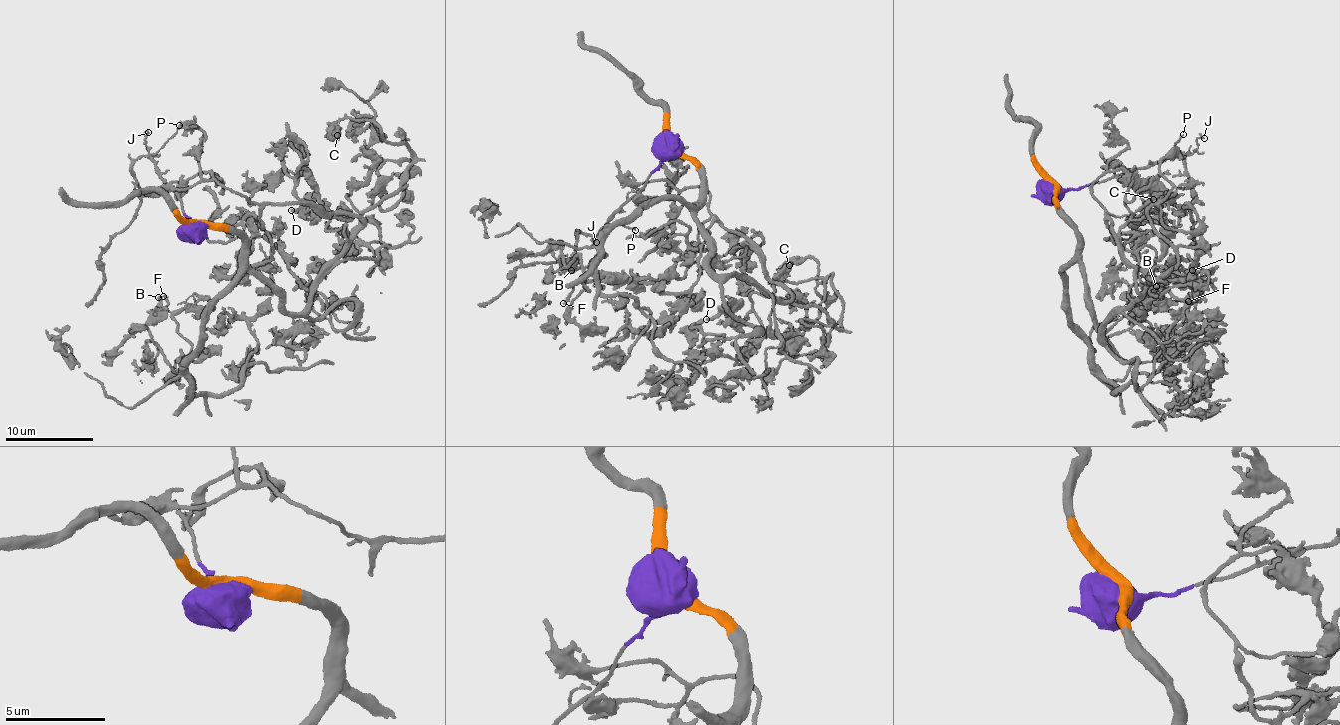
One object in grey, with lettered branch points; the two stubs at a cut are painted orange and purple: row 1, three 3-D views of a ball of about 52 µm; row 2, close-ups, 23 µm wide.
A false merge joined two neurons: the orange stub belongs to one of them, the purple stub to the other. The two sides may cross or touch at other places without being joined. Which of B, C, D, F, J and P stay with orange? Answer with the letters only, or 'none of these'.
B, C, D, F

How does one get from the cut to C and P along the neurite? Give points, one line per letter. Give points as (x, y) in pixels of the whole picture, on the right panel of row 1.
C: (1052, 185), (1078, 239), (1100, 339), (1104, 321), (1178, 262), (1148, 218), (1149, 209), (1174, 192), (1153, 199)
P: (1052, 185), (1082, 188), (1149, 168), (1177, 153), (1174, 142), (1183, 135)

